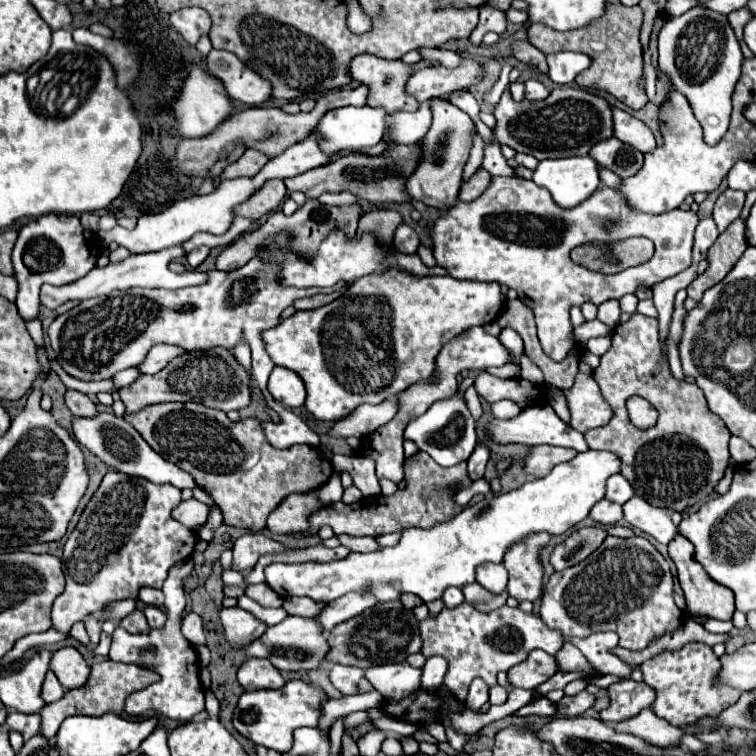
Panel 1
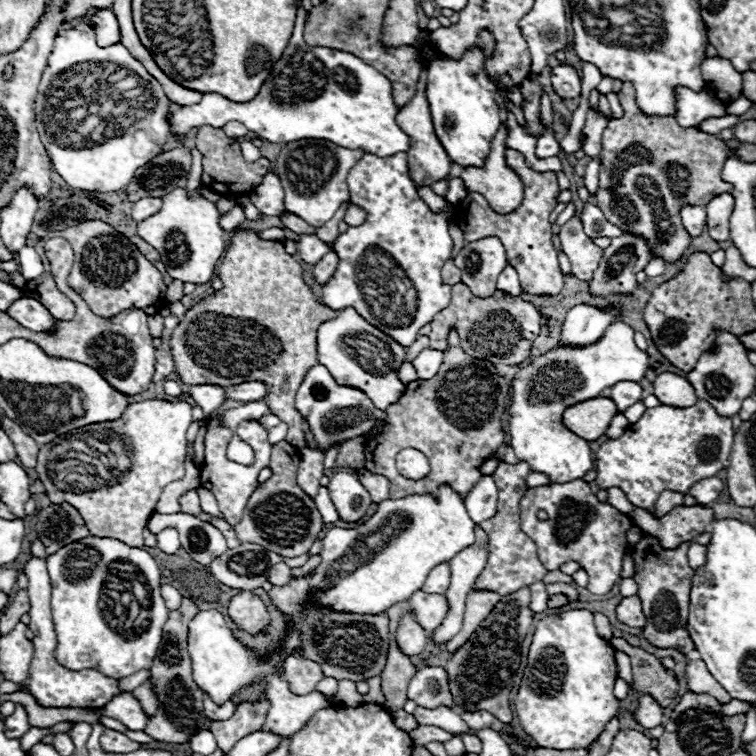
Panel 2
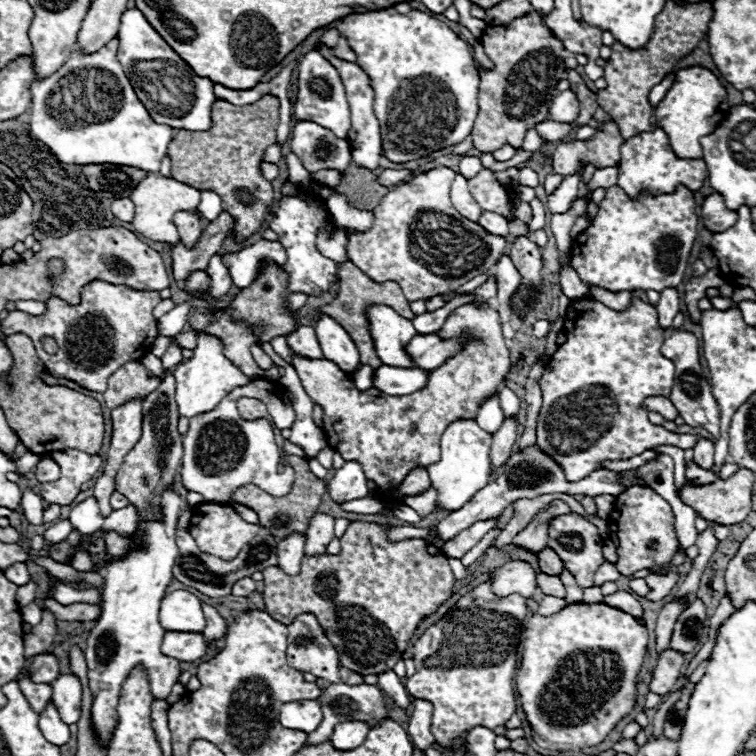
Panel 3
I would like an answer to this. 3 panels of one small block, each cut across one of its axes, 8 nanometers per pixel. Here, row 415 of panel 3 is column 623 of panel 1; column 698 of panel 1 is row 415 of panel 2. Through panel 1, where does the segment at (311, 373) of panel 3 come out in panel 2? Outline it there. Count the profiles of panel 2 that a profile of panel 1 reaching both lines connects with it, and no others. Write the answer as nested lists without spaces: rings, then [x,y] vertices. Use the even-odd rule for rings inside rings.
[[[454,332],[450,334],[450,348],[444,356],[446,360],[434,378],[406,384],[402,400],[386,410],[386,432],[380,438],[366,442],[366,470],[390,480],[390,498],[394,500],[424,492],[436,496],[440,484],[448,484],[466,500],[474,484],[482,478],[480,466],[506,442],[500,418],[508,406],[508,380],[496,374],[496,368],[490,362],[476,360],[462,352]],[[408,446],[426,454],[430,462],[430,474],[424,480],[412,482],[396,470],[394,458]]]

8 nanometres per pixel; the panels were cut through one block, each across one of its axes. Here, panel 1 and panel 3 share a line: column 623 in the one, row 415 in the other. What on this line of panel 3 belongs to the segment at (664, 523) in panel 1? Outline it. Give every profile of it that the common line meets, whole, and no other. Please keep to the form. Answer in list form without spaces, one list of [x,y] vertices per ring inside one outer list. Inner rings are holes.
[[[502,386],[502,390],[500,390],[500,404],[502,404],[502,410],[504,410],[504,416],[510,416],[510,414],[518,414],[518,408],[520,408],[520,402],[516,402],[516,394],[510,390],[510,388],[506,388],[506,386]]]

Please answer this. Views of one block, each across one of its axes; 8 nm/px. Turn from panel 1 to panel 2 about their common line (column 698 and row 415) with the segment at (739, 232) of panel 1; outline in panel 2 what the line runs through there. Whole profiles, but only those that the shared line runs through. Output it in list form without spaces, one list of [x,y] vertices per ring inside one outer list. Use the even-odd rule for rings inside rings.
[[[234,230],[218,278],[222,278],[224,288],[192,306],[172,334],[170,346],[176,374],[190,386],[264,382],[268,408],[288,424],[286,440],[298,450],[306,448],[302,416],[294,408],[294,398],[306,372],[318,364],[316,330],[336,312],[314,300],[302,280],[300,262],[286,254],[284,244],[260,240],[256,232]],[[218,318],[230,322],[198,322]]]

